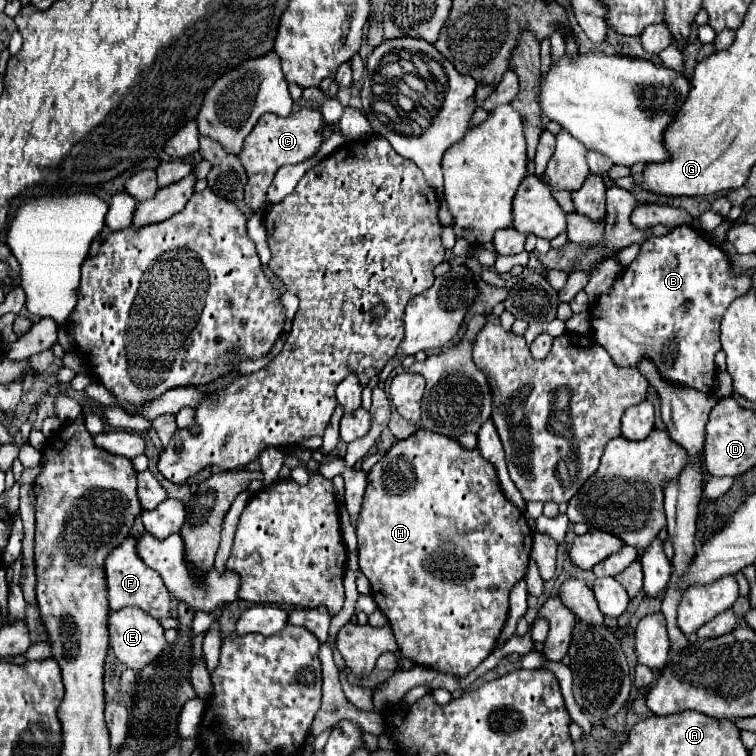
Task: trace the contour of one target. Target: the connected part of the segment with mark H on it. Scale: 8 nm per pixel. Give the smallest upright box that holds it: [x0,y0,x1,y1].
[357,430,533,676]

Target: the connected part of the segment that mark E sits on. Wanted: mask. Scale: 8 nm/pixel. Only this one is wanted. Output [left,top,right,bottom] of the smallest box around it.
[107,606,167,670]

